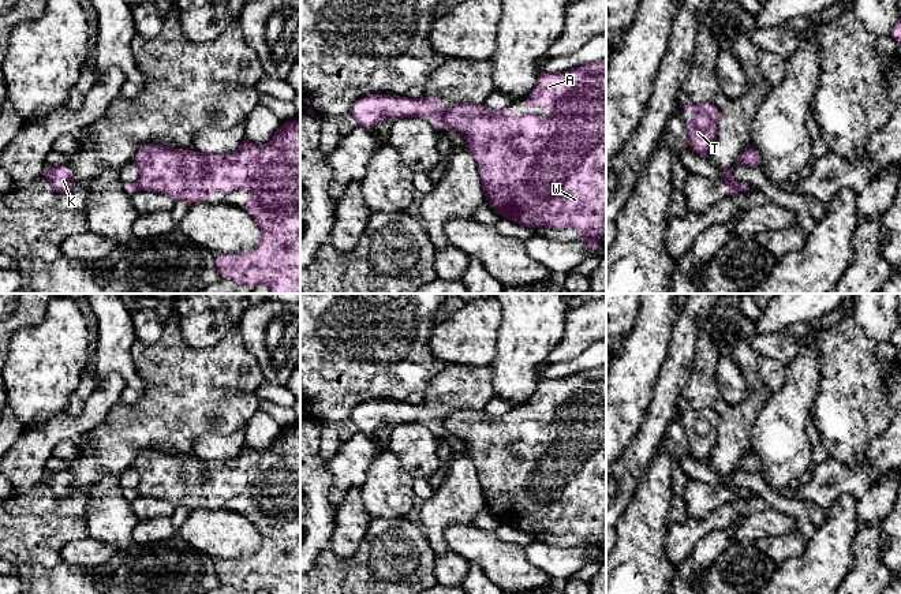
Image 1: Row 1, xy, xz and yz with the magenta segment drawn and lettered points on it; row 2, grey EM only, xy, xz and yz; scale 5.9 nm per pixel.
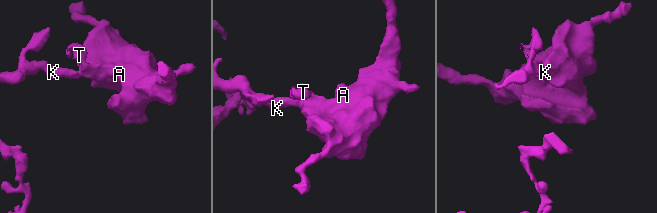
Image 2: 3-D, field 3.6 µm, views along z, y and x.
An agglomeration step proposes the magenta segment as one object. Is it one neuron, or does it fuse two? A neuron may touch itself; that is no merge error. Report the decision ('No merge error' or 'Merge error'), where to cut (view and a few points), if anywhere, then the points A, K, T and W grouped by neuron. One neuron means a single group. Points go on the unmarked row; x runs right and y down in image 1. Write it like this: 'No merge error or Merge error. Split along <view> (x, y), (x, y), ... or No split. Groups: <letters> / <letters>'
Merge error. Split along xz (442, 419), (442, 428), (447, 433). Groups: A T W / K

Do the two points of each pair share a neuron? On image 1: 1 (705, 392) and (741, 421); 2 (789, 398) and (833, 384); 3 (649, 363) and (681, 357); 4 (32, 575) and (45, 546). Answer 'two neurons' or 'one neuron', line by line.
1: one neuron
2: two neurons
3: two neurons
4: two neurons

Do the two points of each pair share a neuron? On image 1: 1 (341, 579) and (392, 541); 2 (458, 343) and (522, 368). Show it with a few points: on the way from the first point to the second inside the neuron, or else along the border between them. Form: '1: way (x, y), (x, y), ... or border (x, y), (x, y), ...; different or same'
1: way (354, 579), (380, 553); same
2: border (500, 325), (497, 329), (496, 357), (490, 365); different

